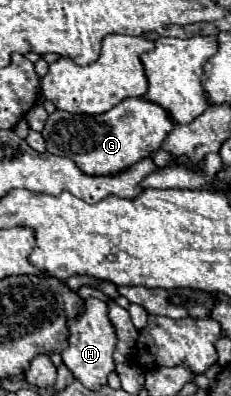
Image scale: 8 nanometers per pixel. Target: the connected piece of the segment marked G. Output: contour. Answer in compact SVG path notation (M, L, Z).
M126 98L98 116L56 110L48 116L42 136L50 154L72 158L84 174L106 176L120 172L158 150L162 140L170 134L170 128L174 128L174 124L166 120L166 112L162 112L162 108L154 108L154 104L146 104L142 98Z

